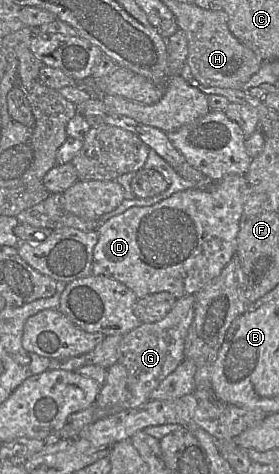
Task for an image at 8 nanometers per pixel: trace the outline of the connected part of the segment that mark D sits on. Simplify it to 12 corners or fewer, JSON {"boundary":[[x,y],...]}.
{"boundary":[[246,177],[100,225],[92,272],[195,295],[236,255]]}

